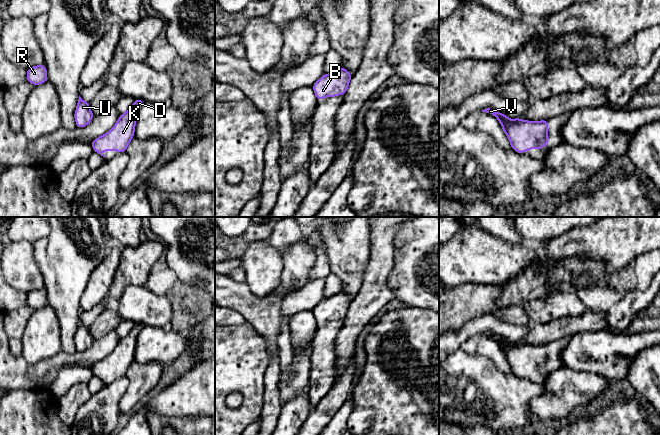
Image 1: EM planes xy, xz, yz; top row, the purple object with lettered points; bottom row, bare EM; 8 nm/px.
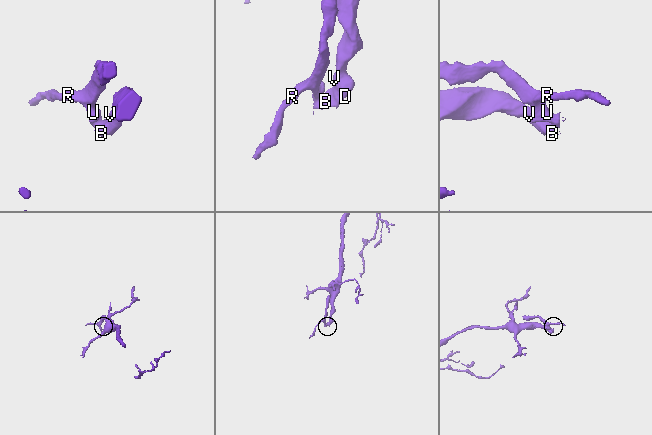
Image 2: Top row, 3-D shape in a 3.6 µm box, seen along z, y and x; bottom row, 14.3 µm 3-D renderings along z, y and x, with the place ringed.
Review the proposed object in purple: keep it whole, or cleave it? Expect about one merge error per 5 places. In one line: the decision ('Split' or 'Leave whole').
Leave whole

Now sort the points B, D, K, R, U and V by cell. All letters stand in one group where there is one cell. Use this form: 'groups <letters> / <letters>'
groups B D K R U V

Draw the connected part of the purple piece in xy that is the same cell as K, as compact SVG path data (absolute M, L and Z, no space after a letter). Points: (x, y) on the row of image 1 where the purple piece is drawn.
M136 99L131 107L119 116L111 130L90 143L94 153L104 157L103 151L115 150L120 153L126 152L128 144L134 138L136 116L143 102L142 99Z

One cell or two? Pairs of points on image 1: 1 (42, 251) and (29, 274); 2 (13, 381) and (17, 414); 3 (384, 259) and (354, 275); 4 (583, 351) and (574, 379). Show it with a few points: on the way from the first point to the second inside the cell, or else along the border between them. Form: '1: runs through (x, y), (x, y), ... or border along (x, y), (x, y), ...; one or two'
1: border along (32, 243), (33, 257), (44, 284); two
2: border along (37, 386), (10, 390); two
3: border along (371, 246), (368, 264), (361, 286), (357, 291); two
4: border along (566, 366), (576, 370), (596, 373), (600, 376); two

